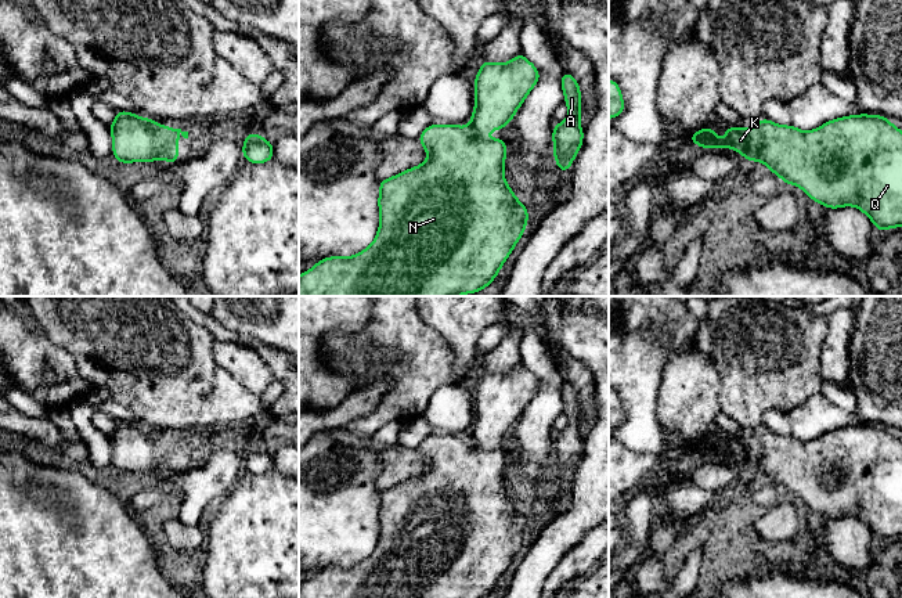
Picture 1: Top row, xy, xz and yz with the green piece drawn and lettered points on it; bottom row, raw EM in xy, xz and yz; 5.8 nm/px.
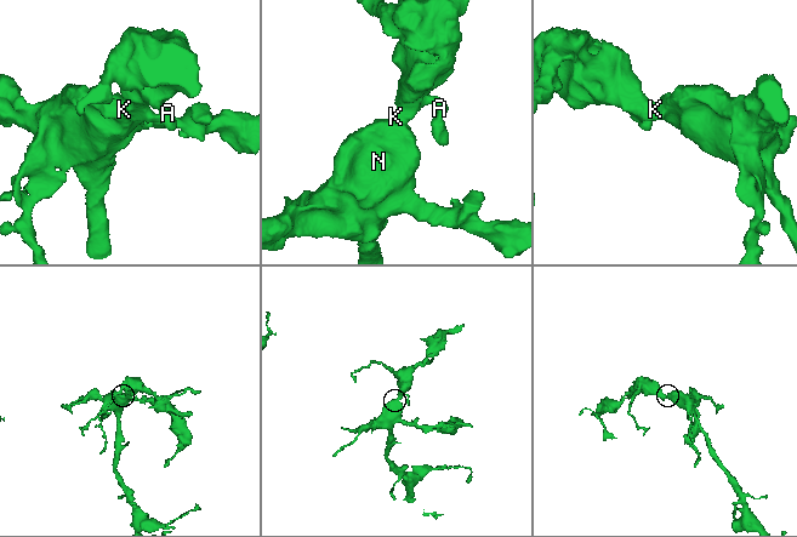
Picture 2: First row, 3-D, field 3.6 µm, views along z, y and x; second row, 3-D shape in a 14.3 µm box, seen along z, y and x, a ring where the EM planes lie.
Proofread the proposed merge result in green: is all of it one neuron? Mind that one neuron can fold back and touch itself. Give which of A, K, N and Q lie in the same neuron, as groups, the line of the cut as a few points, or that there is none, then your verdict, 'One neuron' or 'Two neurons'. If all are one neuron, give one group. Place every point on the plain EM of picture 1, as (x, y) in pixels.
Groups: A K N Q. No split. One neuron

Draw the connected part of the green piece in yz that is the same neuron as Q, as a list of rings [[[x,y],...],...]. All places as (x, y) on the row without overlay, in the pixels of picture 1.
[[[849,425],[809,442],[762,428],[753,440],[724,436],[726,447],[722,451],[715,447],[715,439],[697,440],[689,446],[689,453],[703,460],[736,460],[747,472],[762,472],[784,496],[800,497],[808,508],[829,519],[856,516],[873,532],[877,541],[902,537],[902,440],[887,426]]]

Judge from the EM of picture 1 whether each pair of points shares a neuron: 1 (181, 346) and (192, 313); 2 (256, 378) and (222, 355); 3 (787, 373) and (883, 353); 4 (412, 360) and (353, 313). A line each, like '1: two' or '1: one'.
1: two
2: one
3: two
4: two

